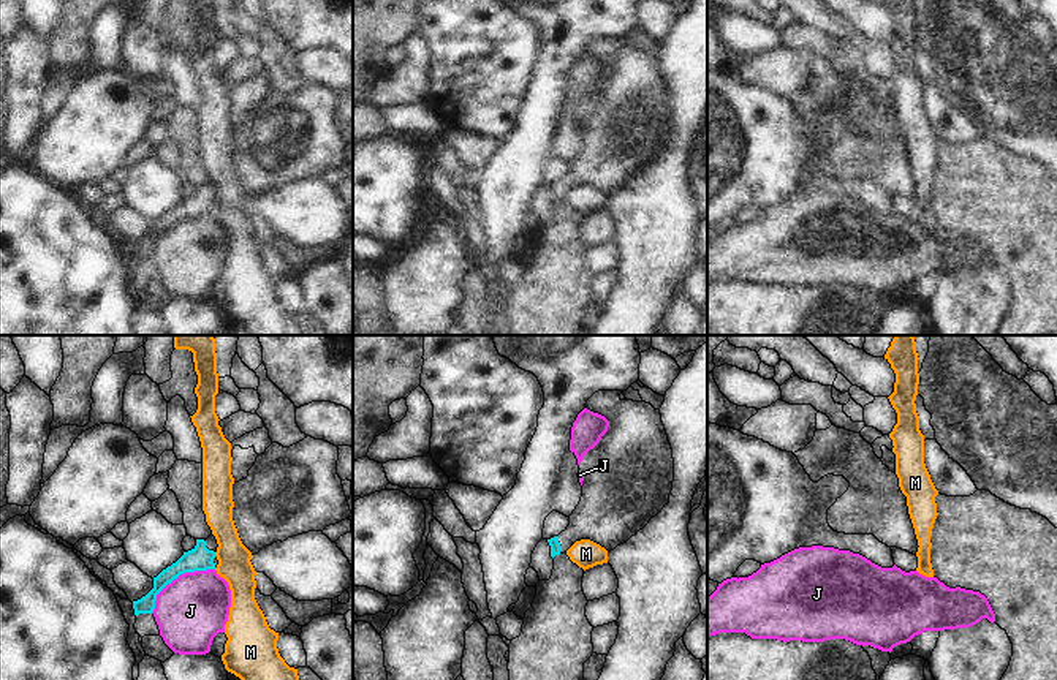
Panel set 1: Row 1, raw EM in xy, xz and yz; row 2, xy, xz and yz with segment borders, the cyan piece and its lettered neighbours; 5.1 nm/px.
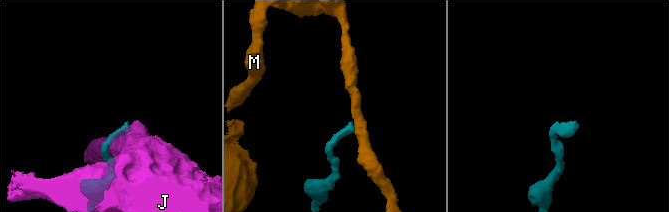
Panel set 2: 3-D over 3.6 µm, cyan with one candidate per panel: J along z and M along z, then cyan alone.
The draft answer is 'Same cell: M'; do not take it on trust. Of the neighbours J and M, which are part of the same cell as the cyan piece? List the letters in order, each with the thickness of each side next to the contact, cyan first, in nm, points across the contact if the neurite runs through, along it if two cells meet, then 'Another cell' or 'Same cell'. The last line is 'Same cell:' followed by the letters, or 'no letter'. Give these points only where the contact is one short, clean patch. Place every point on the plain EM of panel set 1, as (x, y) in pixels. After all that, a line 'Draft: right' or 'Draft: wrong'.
J: Thickness 130 nm (cyan) against 360 nm. Boundary: xy (214, 214), (181, 219), (157, 241), (155, 253), (151, 258). Another cell
M: Thickness 130 nm (cyan) against 170 nm. Another cell
Same cell: no letter.
Draft: wrong

